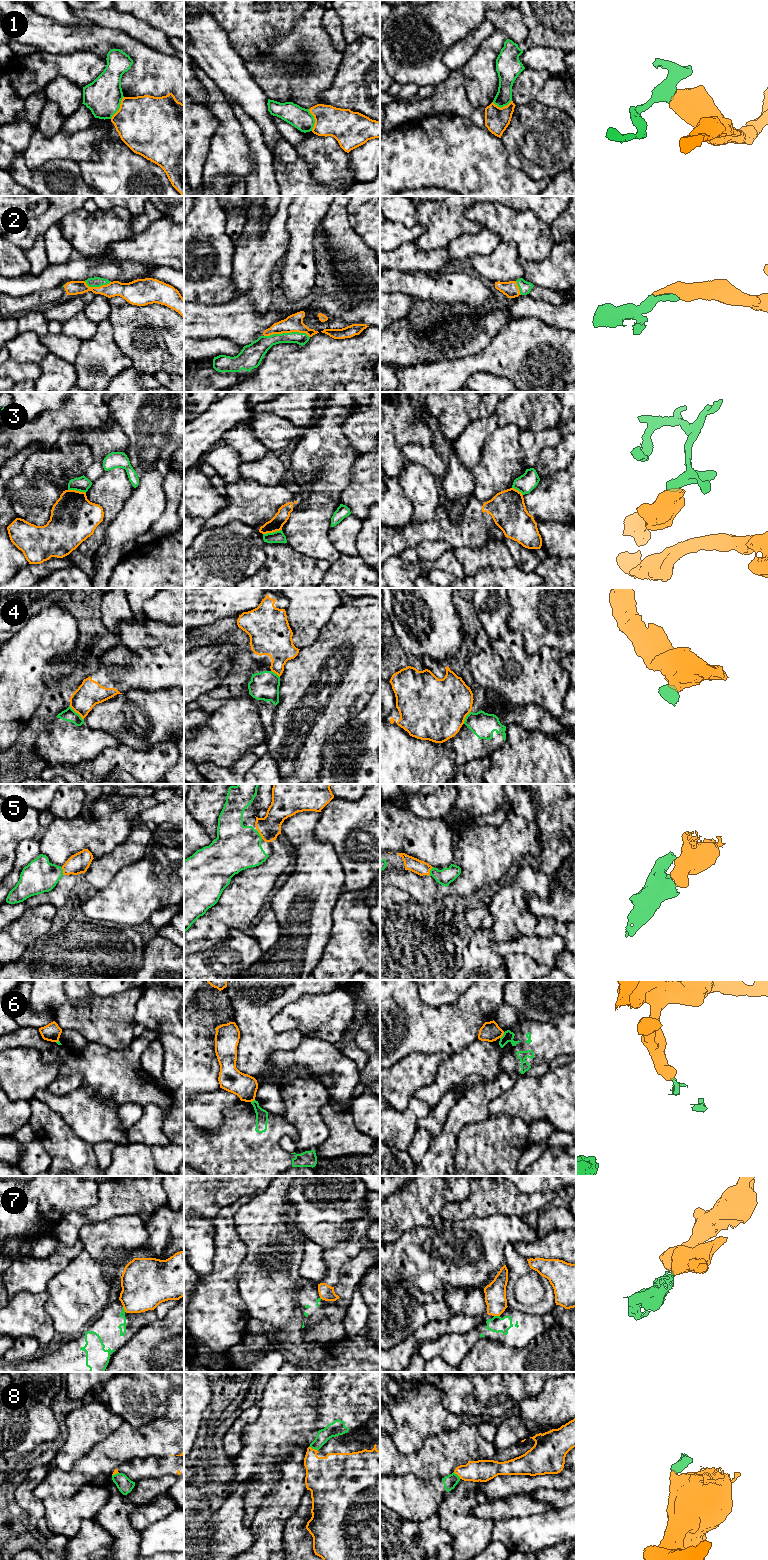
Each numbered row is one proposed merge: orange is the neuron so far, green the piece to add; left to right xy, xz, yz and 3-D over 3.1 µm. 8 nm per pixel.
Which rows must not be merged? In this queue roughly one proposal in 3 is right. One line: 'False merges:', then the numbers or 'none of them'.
False merges: 1, 3, 4, 6, 7, 8

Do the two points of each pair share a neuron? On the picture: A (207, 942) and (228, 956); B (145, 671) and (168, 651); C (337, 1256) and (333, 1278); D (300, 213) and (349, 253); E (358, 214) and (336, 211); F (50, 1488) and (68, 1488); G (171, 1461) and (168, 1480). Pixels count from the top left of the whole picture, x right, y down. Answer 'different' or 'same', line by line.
A: different
B: same
C: same
D: different
E: different
F: same
G: different

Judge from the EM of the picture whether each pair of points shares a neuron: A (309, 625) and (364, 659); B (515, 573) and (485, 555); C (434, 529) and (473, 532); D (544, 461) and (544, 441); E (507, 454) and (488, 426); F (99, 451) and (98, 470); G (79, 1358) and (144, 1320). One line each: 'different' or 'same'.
A: different
B: different
C: same
D: different
E: different
F: same
G: same

